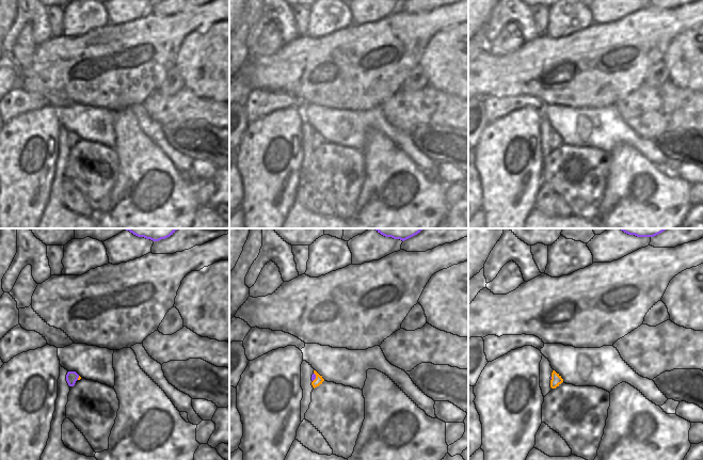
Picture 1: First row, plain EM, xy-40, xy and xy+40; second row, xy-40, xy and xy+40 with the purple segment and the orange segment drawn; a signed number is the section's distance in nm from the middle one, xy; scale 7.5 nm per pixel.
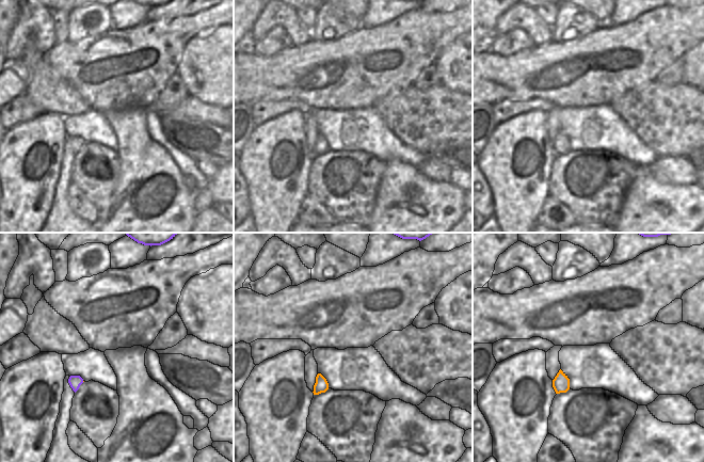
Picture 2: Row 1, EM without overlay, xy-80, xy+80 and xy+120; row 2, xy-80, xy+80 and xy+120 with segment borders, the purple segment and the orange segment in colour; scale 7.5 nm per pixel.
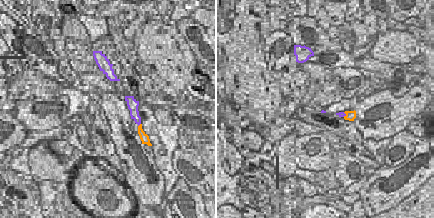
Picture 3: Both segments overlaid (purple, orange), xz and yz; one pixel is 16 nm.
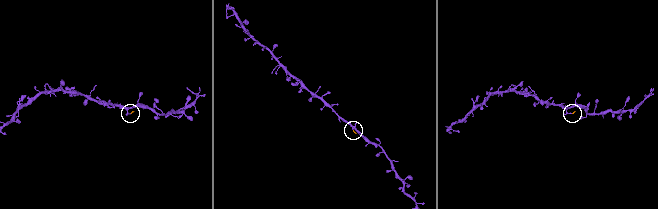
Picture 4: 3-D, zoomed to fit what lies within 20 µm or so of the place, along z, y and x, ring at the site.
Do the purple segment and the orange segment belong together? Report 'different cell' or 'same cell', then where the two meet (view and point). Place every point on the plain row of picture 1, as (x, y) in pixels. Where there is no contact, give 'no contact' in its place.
different cell; meets purple in xy at (315, 138)

